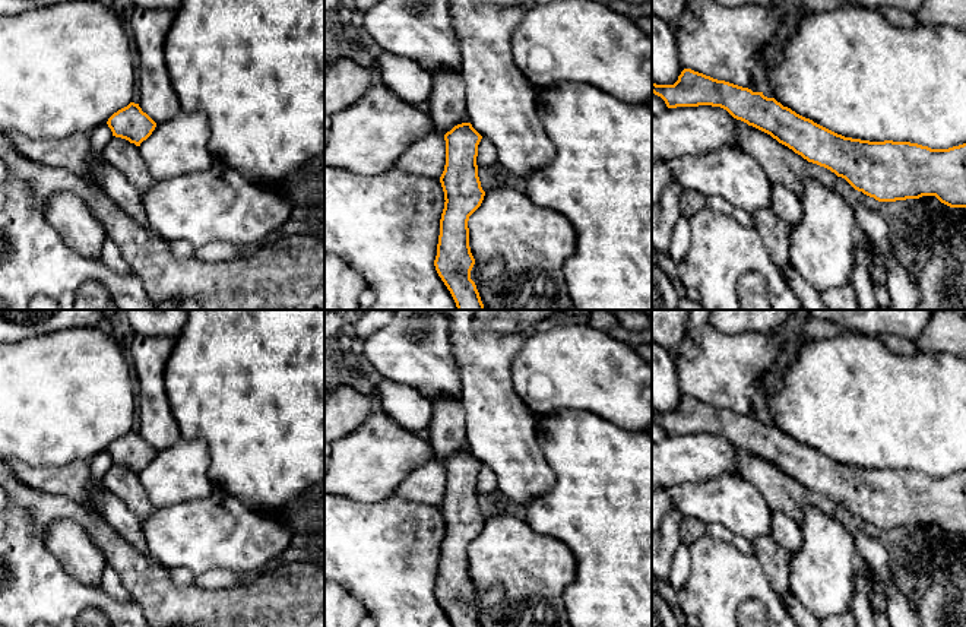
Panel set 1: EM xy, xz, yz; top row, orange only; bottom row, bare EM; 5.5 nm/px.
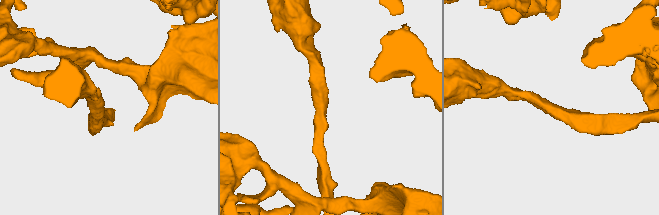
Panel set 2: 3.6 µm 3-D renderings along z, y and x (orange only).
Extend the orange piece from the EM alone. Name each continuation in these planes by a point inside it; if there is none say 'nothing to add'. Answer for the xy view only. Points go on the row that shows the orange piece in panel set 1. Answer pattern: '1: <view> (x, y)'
1: xy (120, 154)

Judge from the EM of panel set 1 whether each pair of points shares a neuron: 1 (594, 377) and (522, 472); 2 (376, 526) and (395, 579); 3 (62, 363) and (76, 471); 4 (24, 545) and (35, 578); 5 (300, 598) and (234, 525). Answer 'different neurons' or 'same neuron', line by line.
1: different neurons
2: same neuron
3: different neurons
4: same neuron
5: different neurons

